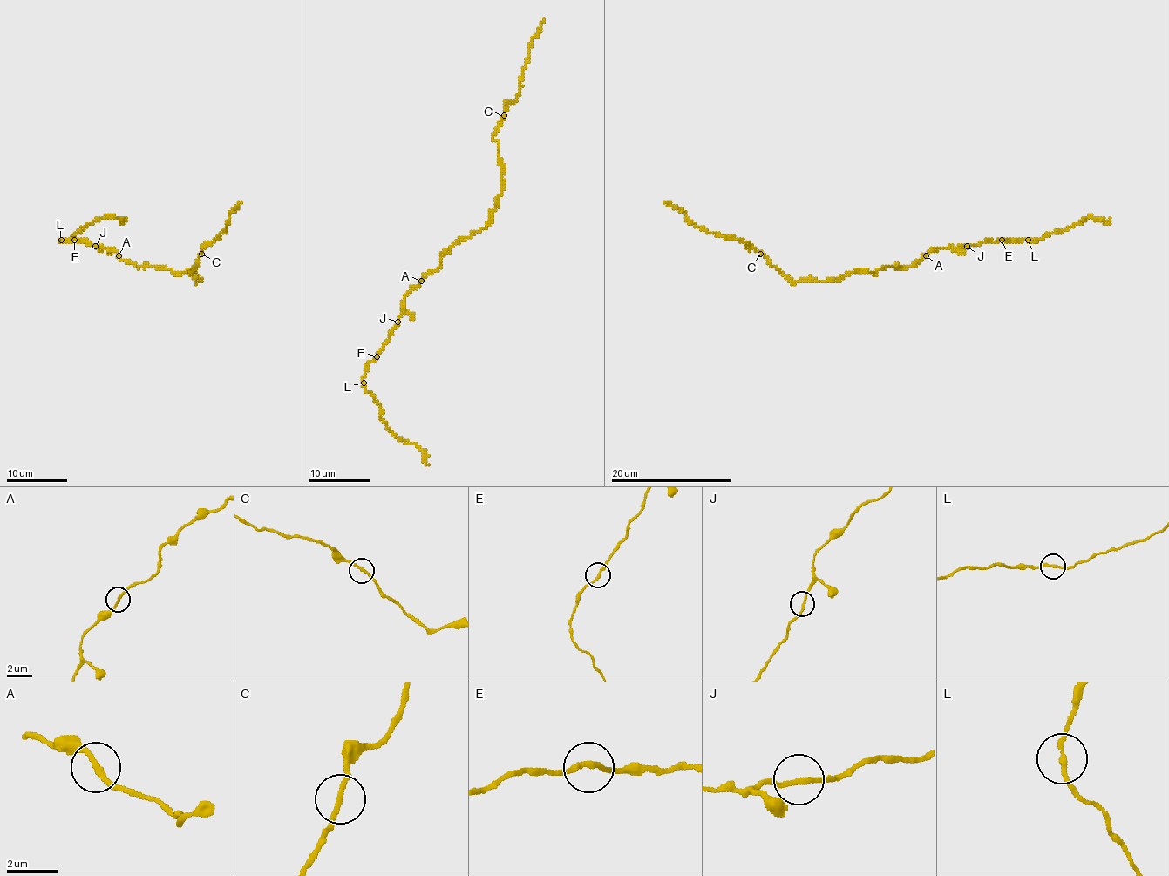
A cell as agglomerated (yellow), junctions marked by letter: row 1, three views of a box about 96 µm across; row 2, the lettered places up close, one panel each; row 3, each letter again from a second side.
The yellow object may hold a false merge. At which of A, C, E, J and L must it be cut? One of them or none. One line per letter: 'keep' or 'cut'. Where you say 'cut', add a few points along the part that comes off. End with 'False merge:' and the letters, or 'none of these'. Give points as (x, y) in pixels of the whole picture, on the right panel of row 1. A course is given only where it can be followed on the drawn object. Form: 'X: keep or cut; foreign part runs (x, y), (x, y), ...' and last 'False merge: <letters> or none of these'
A: keep
C: keep
E: keep
J: keep
L: cut; foreign part runs (1027, 240), (1033, 241), (1071, 227), (1090, 217), (1102, 219), (1106, 223), (1111, 217)
False merge: L

